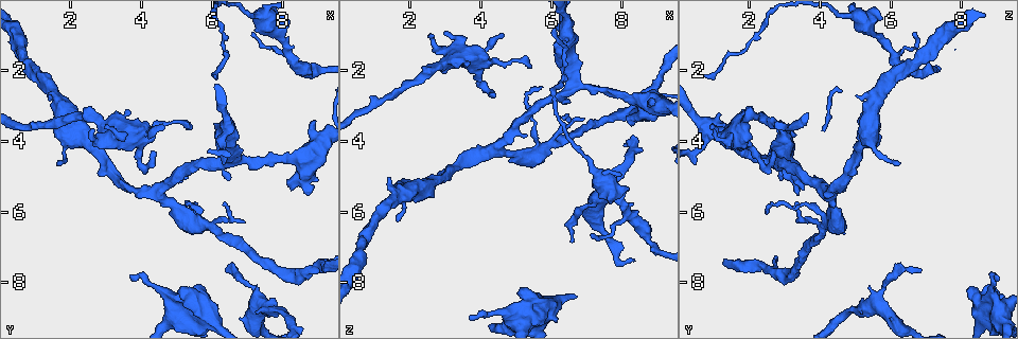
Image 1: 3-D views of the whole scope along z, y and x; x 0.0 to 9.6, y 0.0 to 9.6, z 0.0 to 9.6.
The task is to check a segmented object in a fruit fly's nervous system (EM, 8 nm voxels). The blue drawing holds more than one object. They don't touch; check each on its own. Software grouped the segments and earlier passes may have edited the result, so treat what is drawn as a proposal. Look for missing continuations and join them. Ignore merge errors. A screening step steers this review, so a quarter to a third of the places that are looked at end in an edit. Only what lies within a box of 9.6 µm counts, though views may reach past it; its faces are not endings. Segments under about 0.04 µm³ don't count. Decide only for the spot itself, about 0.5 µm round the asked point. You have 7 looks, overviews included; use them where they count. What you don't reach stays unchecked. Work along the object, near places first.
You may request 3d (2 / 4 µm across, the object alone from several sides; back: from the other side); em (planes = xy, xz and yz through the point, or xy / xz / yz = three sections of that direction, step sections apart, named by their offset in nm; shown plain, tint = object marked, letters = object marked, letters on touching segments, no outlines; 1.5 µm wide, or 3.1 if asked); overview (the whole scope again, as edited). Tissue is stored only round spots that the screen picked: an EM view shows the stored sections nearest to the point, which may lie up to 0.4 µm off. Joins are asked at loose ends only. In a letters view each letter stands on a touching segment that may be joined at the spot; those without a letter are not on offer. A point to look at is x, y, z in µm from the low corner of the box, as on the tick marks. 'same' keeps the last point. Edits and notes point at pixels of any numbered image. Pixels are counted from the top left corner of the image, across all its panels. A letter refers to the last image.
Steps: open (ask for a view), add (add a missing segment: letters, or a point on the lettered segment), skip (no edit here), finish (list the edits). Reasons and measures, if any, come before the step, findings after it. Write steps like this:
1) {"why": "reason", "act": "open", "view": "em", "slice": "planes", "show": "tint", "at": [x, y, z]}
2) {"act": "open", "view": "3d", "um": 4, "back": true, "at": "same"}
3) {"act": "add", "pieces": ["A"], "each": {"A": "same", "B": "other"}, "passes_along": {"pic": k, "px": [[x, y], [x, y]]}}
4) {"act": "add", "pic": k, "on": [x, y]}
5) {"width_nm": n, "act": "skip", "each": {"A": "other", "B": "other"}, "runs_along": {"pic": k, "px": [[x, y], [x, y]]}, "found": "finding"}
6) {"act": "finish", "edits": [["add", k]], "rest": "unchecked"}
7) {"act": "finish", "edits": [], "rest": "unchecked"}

{"why": "stops while still wide", "act": "open", "view": "3d", "um": 4, "at": [3.65, 3.10, 1.90]}

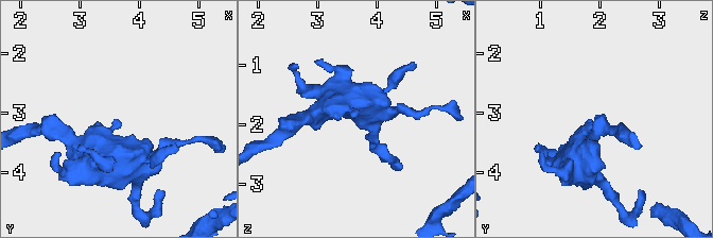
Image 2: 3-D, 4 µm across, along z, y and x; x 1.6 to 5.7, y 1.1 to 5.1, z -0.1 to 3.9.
{"why": "need the tissue", "act": "open", "view": "em", "slice": "xz", "step": 8, "show": "letters", "at": [3.65, 3.05, 1.85]}

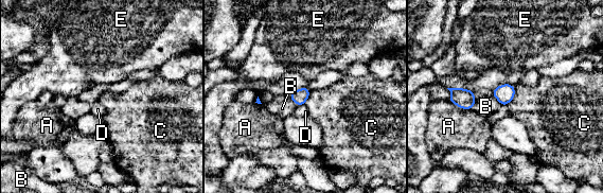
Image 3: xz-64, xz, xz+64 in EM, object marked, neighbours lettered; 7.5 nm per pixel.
{"act": "skip", "each": {"A": "other", "B": "other", "C": "other", "D": "other", "E": "other"}, "found": "no lettered segment goes on from it"}

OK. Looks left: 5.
{"why": "free end", "act": "open", "view": "em", "slice": "xz", "step": 4, "show": "plain", "at": [8.95, 3.50, 2.75]}

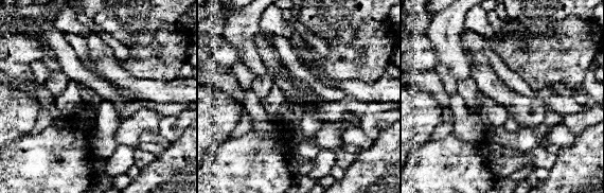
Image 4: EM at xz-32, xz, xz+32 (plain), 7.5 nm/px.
{"why": "what lies round it", "act": "open", "view": "em", "slice": "xz", "step": 4, "show": "letters", "at": "same"}

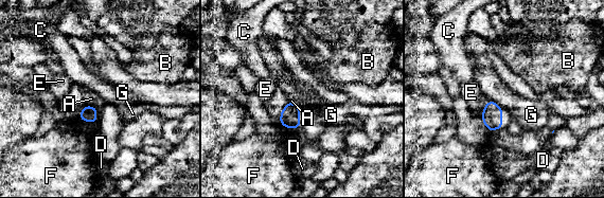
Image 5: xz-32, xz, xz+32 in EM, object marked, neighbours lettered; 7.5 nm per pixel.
{"width_nm": 110, "act": "skip", "each": {"A": "other", "B": "other", "C": "other", "D": "other", "E": "other", "F": "other", "G": "other"}, "border": {"pic": 5, "px": [[490, 100], [494, 101], [502, 109]]}, "found": "no lettered segment goes on from it"}

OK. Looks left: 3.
{"why": "long arm stops here", "act": "open", "view": "em", "slice": "planes", "show": "tint", "at": [6.05, 2.15, 0.70]}

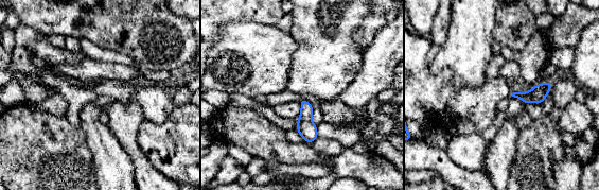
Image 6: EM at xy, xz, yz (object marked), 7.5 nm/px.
{"act": "open", "view": "em", "slice": "planes", "show": "letters", "at": "same"}

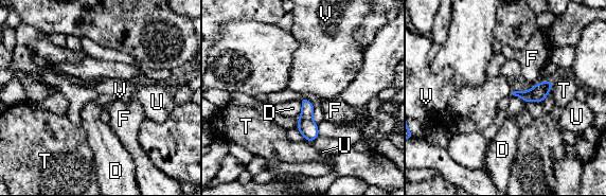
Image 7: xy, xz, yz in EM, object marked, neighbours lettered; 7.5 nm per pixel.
{"width_nm": 80, "longest_contact_nm": ["D", 140], "act": "skip", "each": {"D": "other", "F": "other", "T": "other", "U": "other", "V": "other"}, "found": "no lettered segment goes on from it"}

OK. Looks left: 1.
{"act": "finish", "edits": [], "rest": "unchecked"}

